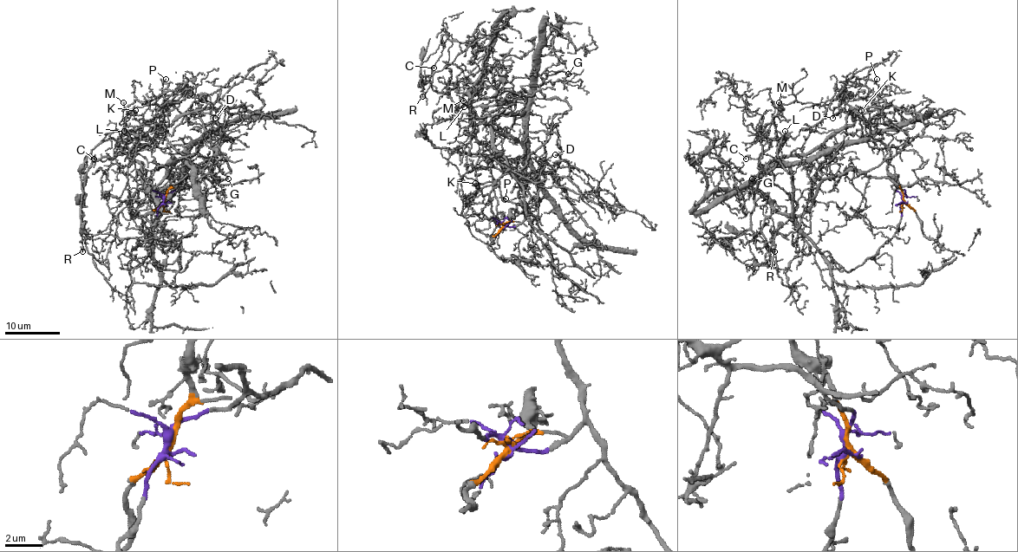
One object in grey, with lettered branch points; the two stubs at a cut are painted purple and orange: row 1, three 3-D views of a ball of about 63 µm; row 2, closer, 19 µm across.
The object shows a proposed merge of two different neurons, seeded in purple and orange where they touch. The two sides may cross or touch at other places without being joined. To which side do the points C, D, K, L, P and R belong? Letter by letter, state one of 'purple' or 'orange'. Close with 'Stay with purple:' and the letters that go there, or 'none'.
C: orange
D: orange
K: purple
L: orange
P: orange
R: orange
Stay with purple: K

